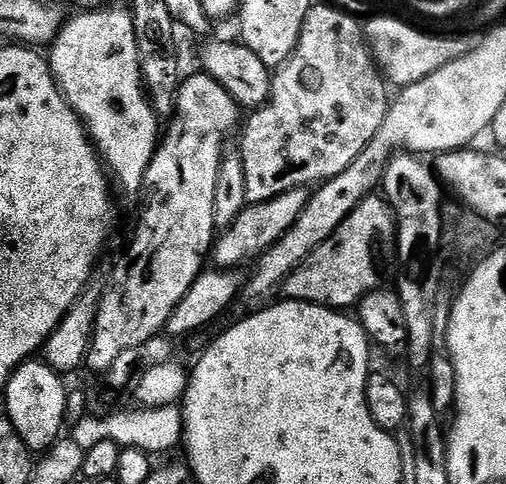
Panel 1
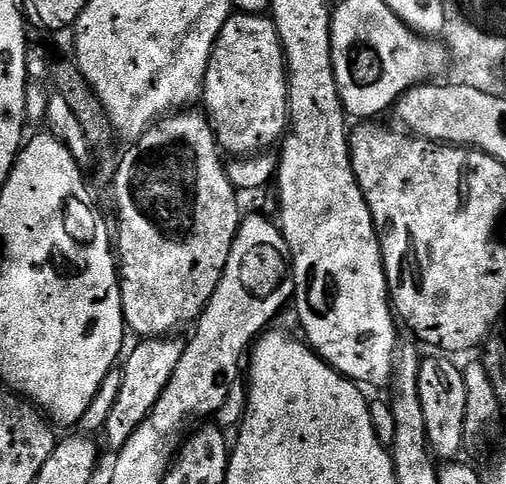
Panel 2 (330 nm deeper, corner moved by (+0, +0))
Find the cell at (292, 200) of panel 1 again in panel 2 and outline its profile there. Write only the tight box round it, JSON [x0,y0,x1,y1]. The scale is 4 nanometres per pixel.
[102,336,185,450]

